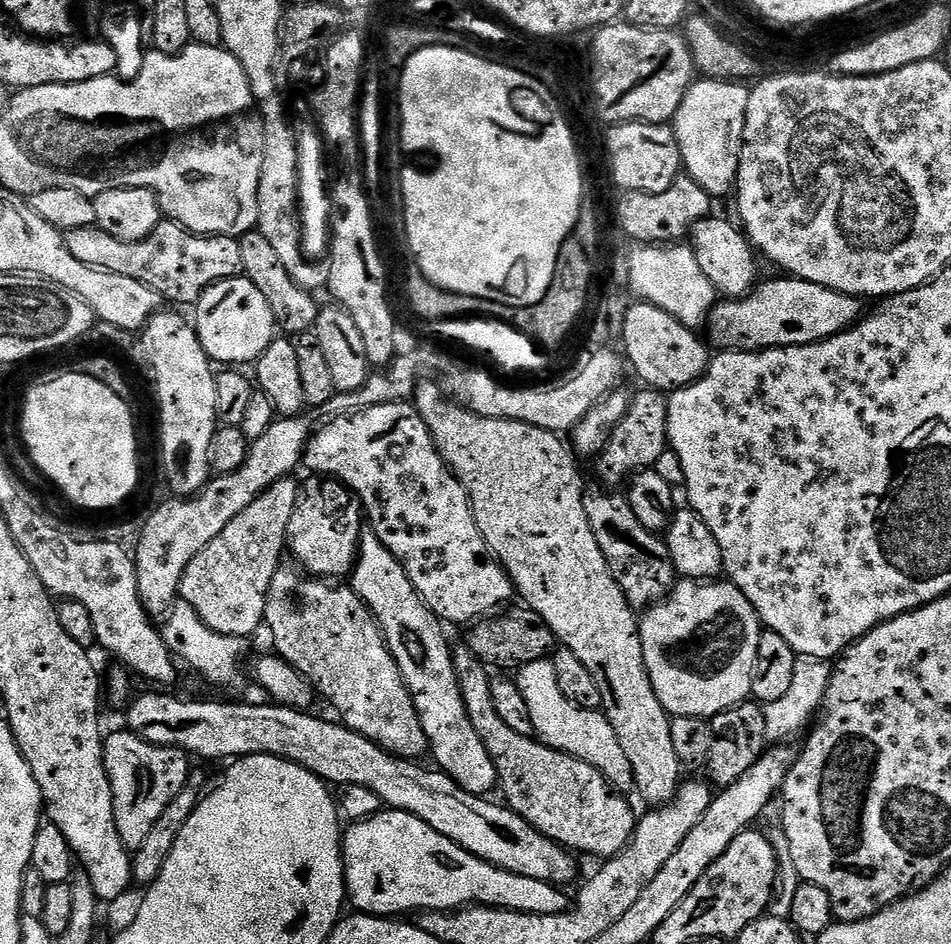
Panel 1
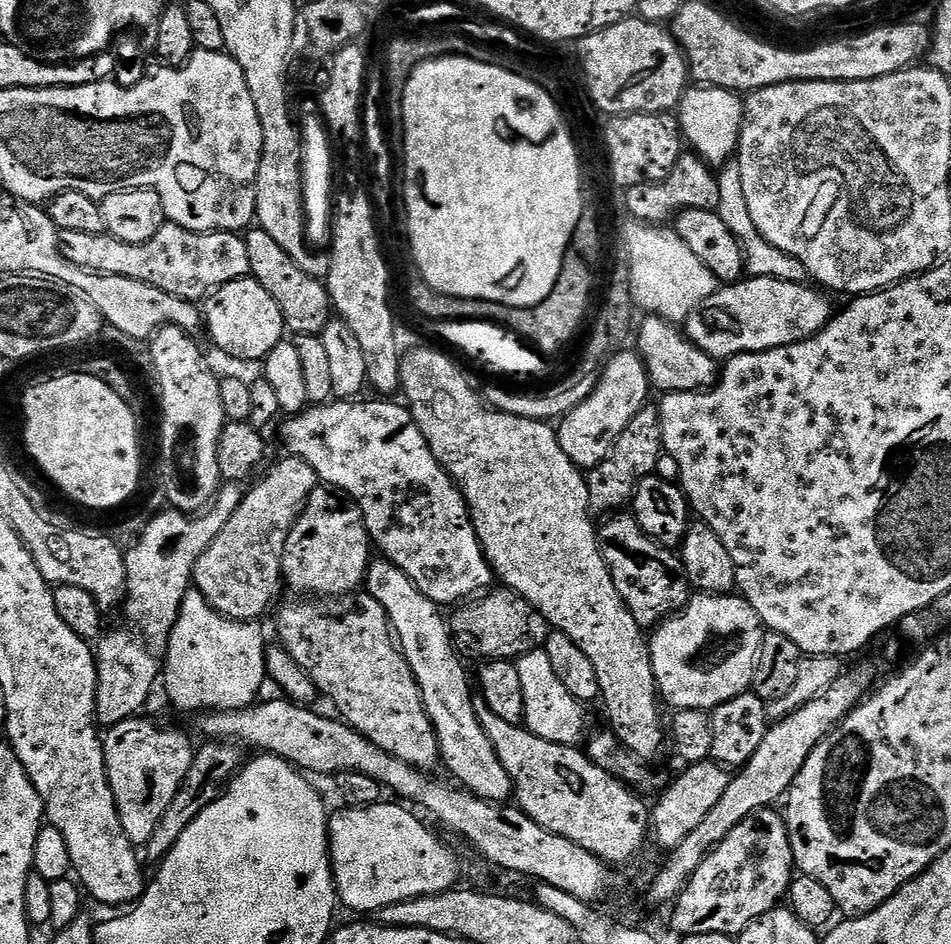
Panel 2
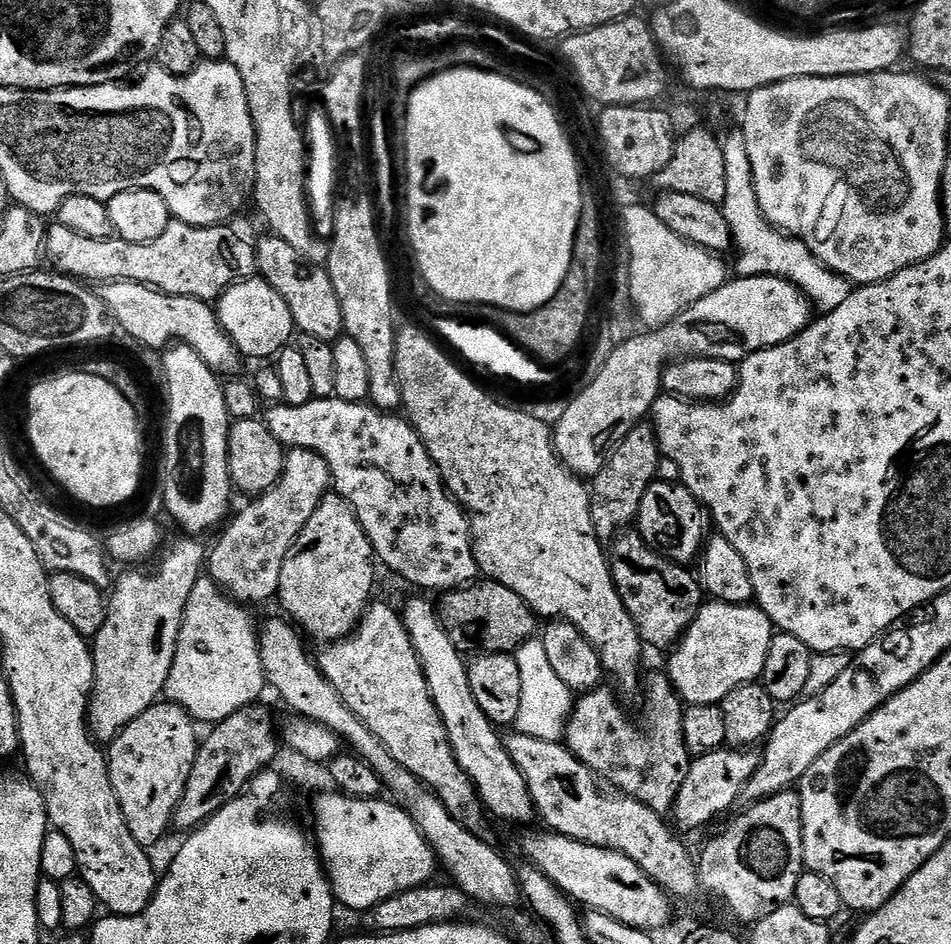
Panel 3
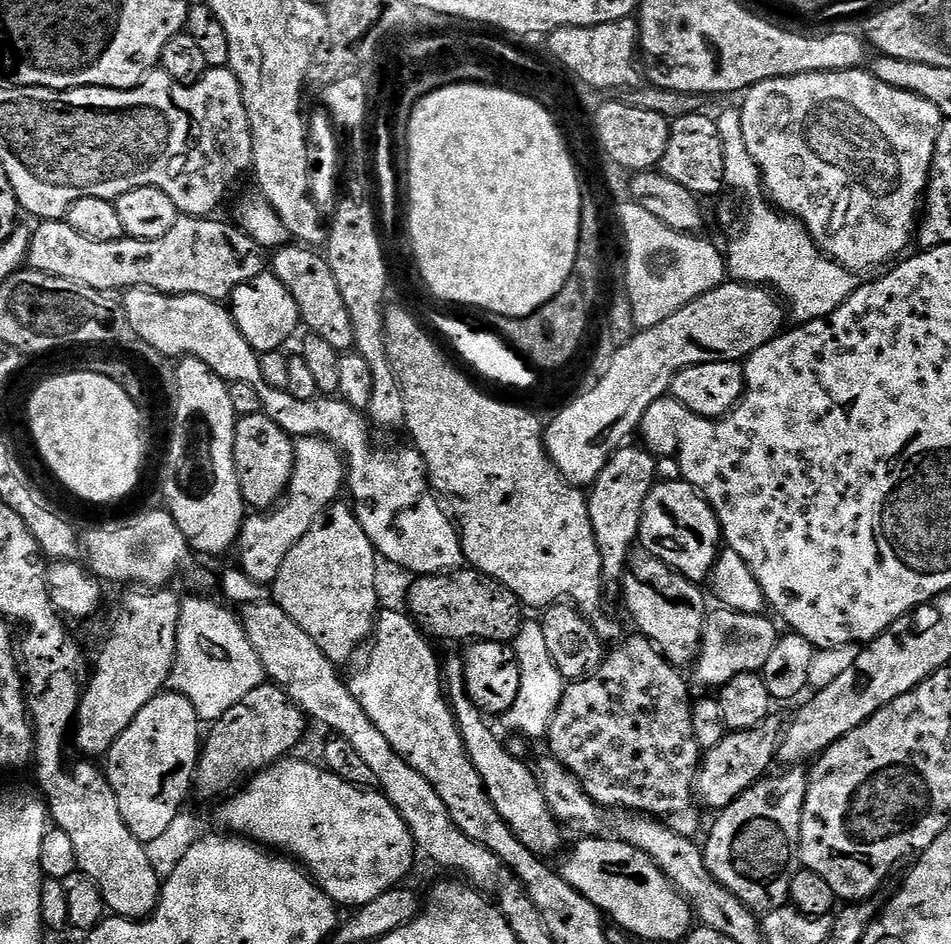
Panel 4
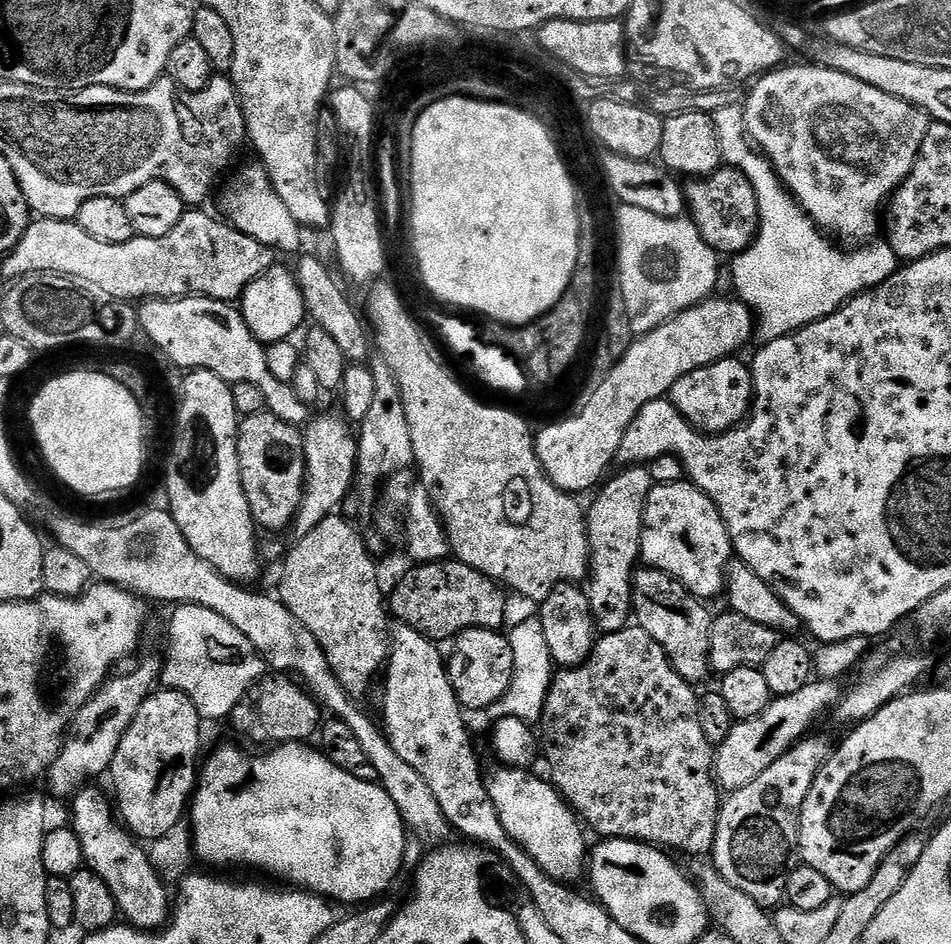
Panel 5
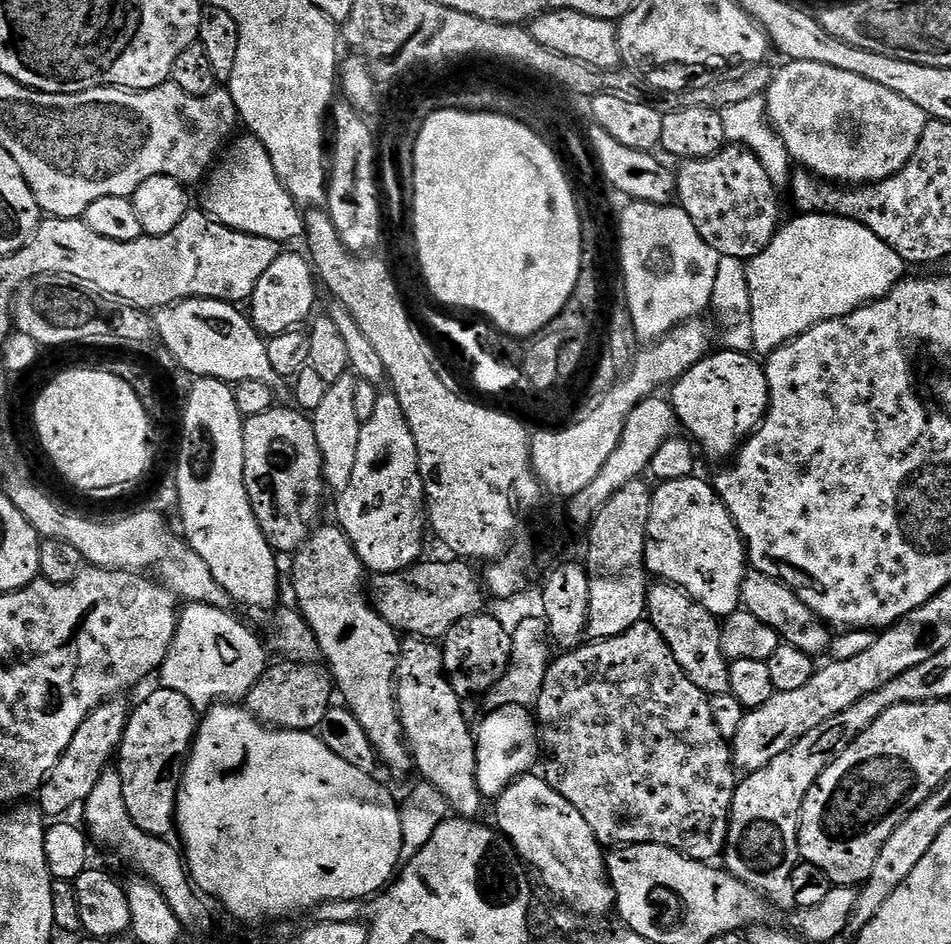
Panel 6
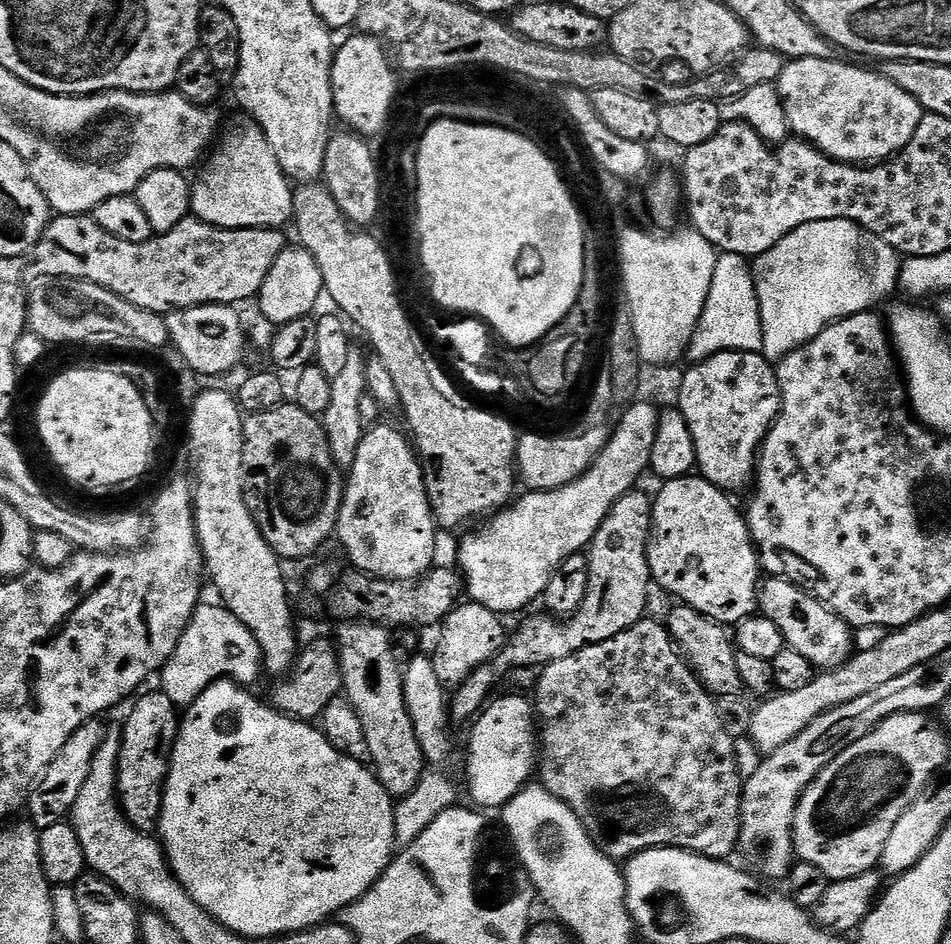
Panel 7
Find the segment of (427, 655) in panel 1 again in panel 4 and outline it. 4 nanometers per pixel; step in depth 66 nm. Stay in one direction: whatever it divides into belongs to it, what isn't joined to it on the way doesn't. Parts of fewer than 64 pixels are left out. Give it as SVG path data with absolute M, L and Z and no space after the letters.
M459 659L443 665L442 675L446 681L446 692L450 697L452 712L458 722L458 730L462 734L462 742L470 754L470 762L474 762L474 770L484 783L486 794L490 794L490 802L494 802L494 810L502 814L508 829L516 835L535 856L549 858L560 848L560 831L562 825L544 797L540 788L537 773L524 765L525 761L519 756L508 753L505 741L499 740L490 729L484 725L485 713L477 710L474 702L464 691L464 666Z

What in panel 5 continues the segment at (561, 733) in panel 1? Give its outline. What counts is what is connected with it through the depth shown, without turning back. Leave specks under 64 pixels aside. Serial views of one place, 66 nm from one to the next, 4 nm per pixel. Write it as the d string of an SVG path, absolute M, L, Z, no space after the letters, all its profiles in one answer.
M539 618L520 620L513 626L512 632L507 633L507 638L510 650L514 650L514 678L510 682L510 690L506 690L503 698L486 709L486 716L489 716L489 721L492 722L507 716L517 716L519 720L529 722L539 721L544 715L544 703L554 675L550 646L546 646L546 634L542 630L542 622Z

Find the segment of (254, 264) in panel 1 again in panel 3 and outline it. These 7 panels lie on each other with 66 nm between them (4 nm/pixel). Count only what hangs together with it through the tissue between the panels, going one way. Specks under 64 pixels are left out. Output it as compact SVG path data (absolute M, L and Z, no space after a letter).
M264 234L259 241L255 241L256 249L256 271L267 284L274 286L282 298L286 298L286 306L290 306L290 314L296 323L296 332L309 336L310 338L322 338L329 342L335 342L345 335L344 319L342 318L342 302L338 302L338 290L334 290L334 283L324 264L311 264L294 246L282 242L282 238L271 234Z

